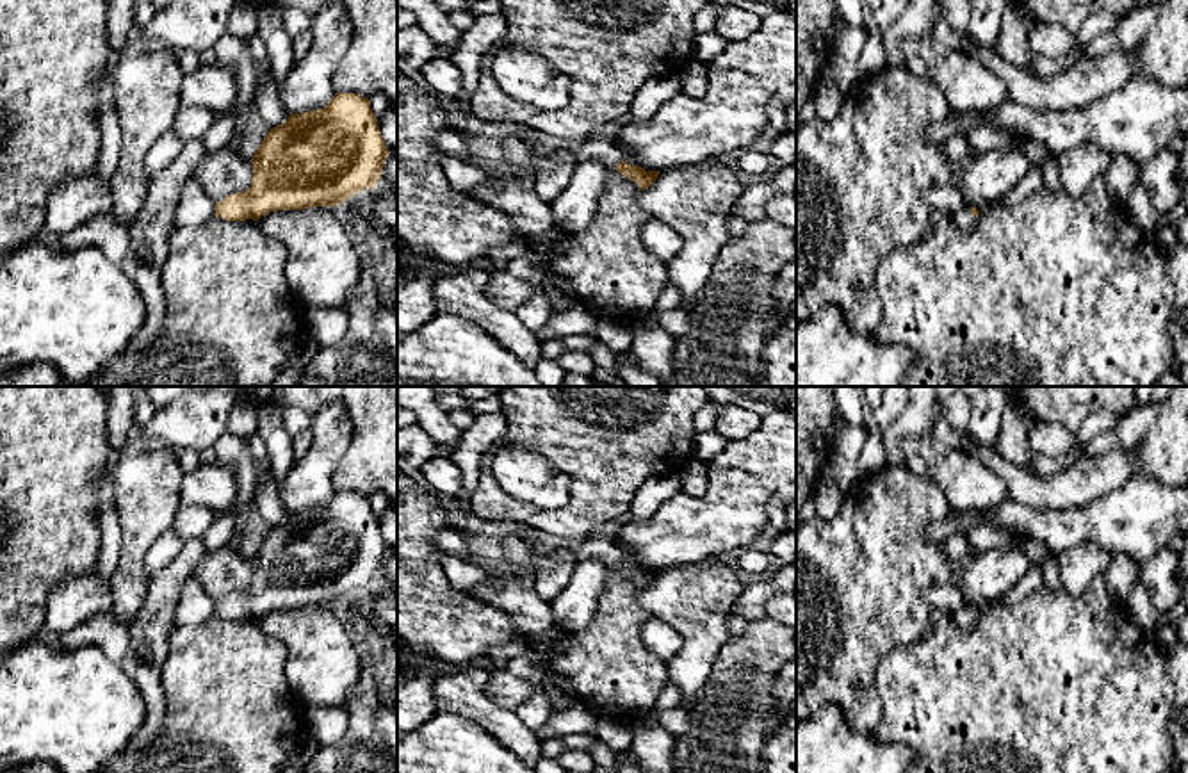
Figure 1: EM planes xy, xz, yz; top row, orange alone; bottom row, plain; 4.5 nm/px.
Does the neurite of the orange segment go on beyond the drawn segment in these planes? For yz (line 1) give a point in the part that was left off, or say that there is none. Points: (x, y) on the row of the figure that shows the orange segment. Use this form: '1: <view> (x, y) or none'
1: yz (960, 216)

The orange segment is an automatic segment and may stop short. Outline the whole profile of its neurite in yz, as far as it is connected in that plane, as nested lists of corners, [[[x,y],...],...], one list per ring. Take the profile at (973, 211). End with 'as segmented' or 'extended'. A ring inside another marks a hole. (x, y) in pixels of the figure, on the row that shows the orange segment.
[[[958,205],[951,212],[951,221],[958,230],[971,230],[980,219],[980,210],[974,207]]] | extended

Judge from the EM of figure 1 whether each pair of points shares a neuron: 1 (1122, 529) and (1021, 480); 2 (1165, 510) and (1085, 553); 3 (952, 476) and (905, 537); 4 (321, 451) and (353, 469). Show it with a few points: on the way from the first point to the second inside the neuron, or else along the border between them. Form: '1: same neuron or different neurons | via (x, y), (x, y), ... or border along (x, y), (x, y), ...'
1: different neurons | border along (1115, 488), (1082, 506), (1035, 508)
2: different neurons | border along (1108, 551), (1092, 540), (1082, 540), (1060, 553)
3: different neurons | border along (928, 476), (952, 508)
4: different neurons | border along (349, 419), (351, 440), (333, 472), (333, 490)

